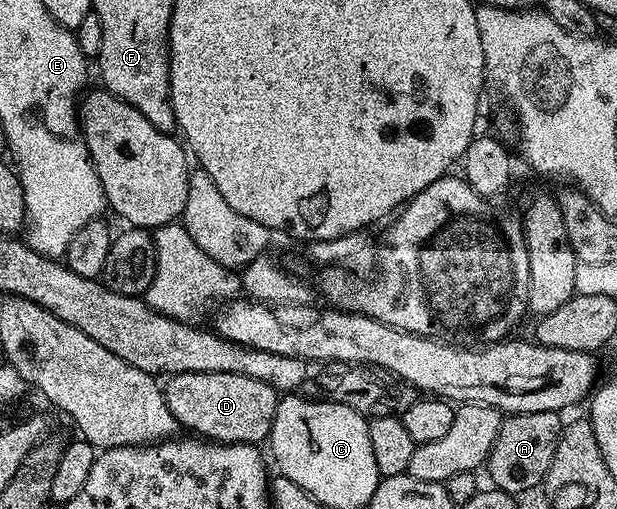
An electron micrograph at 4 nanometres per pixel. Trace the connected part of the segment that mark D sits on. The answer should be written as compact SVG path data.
M179 373L168 376L163 387L167 409L176 417L186 432L214 443L252 443L261 445L269 438L269 430L275 421L275 409L279 393L263 381L243 377L239 373Z

